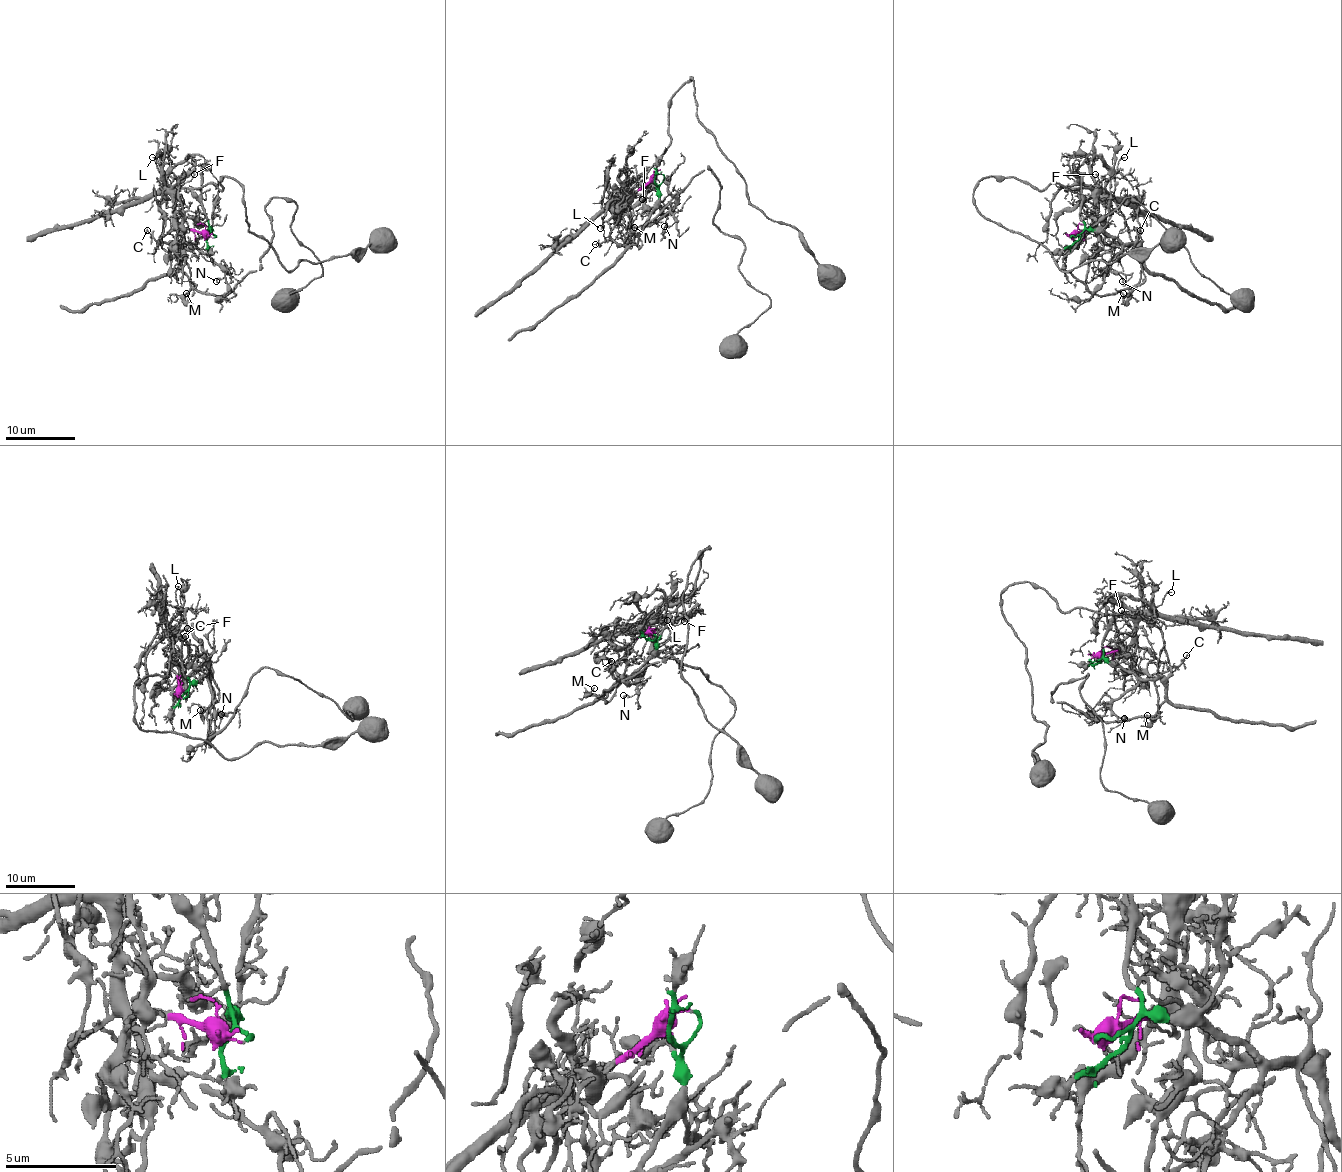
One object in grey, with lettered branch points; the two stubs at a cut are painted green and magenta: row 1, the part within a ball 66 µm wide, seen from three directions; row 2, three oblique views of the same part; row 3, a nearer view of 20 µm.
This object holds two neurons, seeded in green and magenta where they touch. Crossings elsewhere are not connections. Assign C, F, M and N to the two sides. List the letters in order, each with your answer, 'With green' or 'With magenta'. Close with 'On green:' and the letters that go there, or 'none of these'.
C: With green
F: With magenta
M: With green
N: With green
On green: C, M, N

